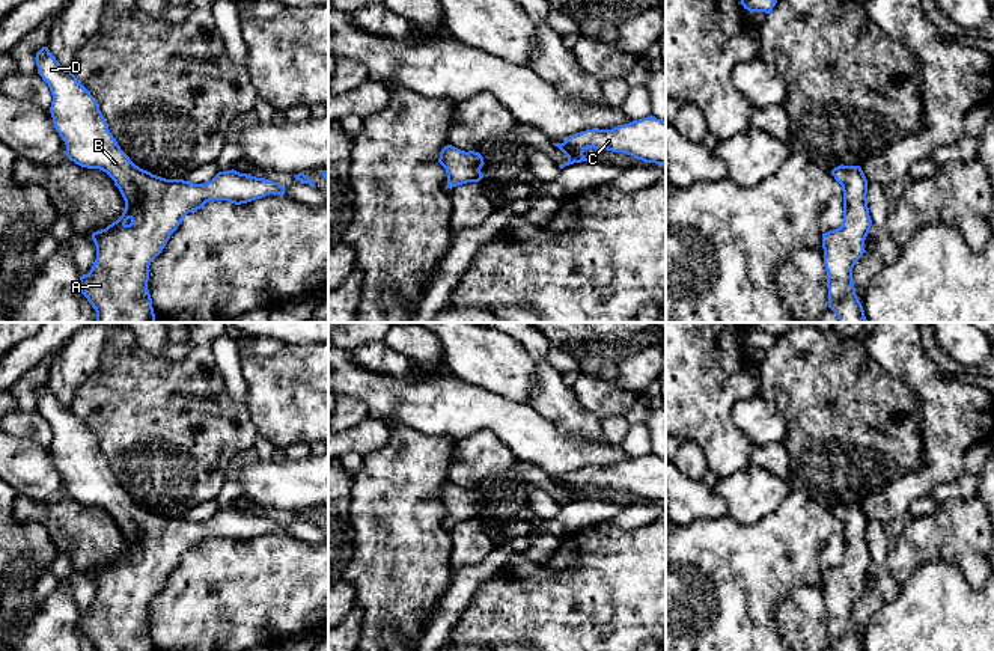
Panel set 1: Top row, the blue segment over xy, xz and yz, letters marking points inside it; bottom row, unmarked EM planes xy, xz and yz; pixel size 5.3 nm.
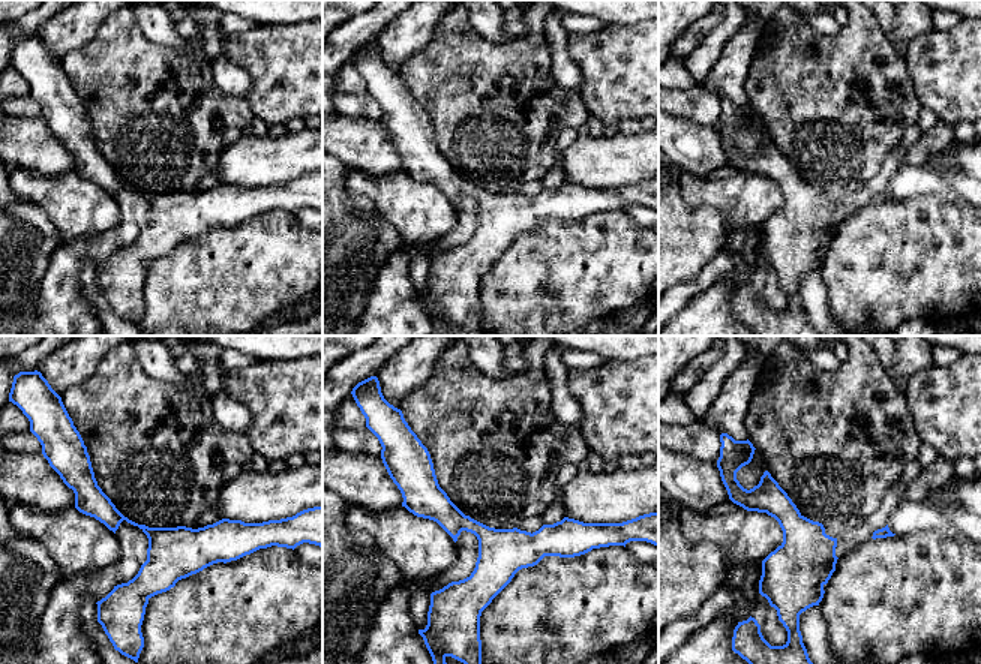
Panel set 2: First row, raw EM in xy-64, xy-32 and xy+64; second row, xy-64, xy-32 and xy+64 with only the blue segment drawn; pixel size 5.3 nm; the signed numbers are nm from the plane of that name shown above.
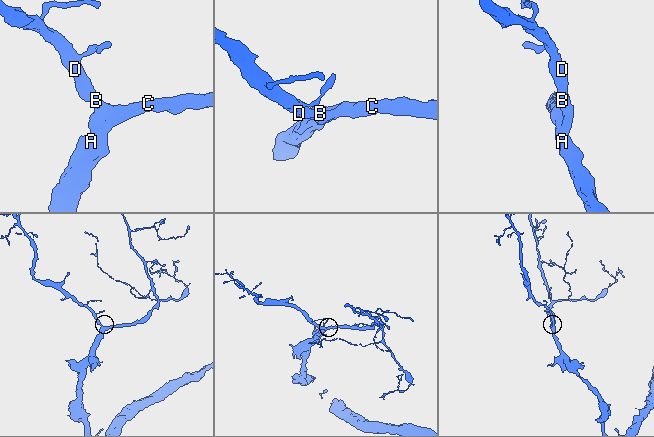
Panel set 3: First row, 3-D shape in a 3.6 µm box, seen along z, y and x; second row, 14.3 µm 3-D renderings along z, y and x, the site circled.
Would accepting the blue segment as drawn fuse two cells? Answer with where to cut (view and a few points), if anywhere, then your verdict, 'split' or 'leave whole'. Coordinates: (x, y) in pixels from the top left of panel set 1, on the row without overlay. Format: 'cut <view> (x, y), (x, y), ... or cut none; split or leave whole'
cut none; leave whole

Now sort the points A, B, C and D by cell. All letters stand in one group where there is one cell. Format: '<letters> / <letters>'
A B C D

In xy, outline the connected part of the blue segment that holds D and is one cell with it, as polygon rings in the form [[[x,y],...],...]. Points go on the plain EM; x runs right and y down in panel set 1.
[[[42,384],[35,396],[38,411],[48,422],[53,432],[50,451],[56,469],[66,482],[66,494],[81,505],[105,509],[125,538],[122,553],[105,567],[92,571],[96,597],[90,609],[80,613],[80,630],[96,651],[154,651],[148,627],[149,603],[163,589],[170,573],[188,550],[200,547],[209,538],[227,538],[241,542],[262,536],[267,532],[285,532],[285,524],[279,520],[239,511],[233,506],[218,509],[206,521],[166,517],[140,506],[120,487],[108,467],[98,439],[72,408],[62,405],[48,384]]]

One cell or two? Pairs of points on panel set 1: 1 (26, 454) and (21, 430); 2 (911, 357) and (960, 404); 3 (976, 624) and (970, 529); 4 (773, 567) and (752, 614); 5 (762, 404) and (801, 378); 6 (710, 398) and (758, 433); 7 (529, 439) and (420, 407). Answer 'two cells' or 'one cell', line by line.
1: two cells
2: one cell
3: two cells
4: one cell
5: two cells
6: two cells
7: one cell

